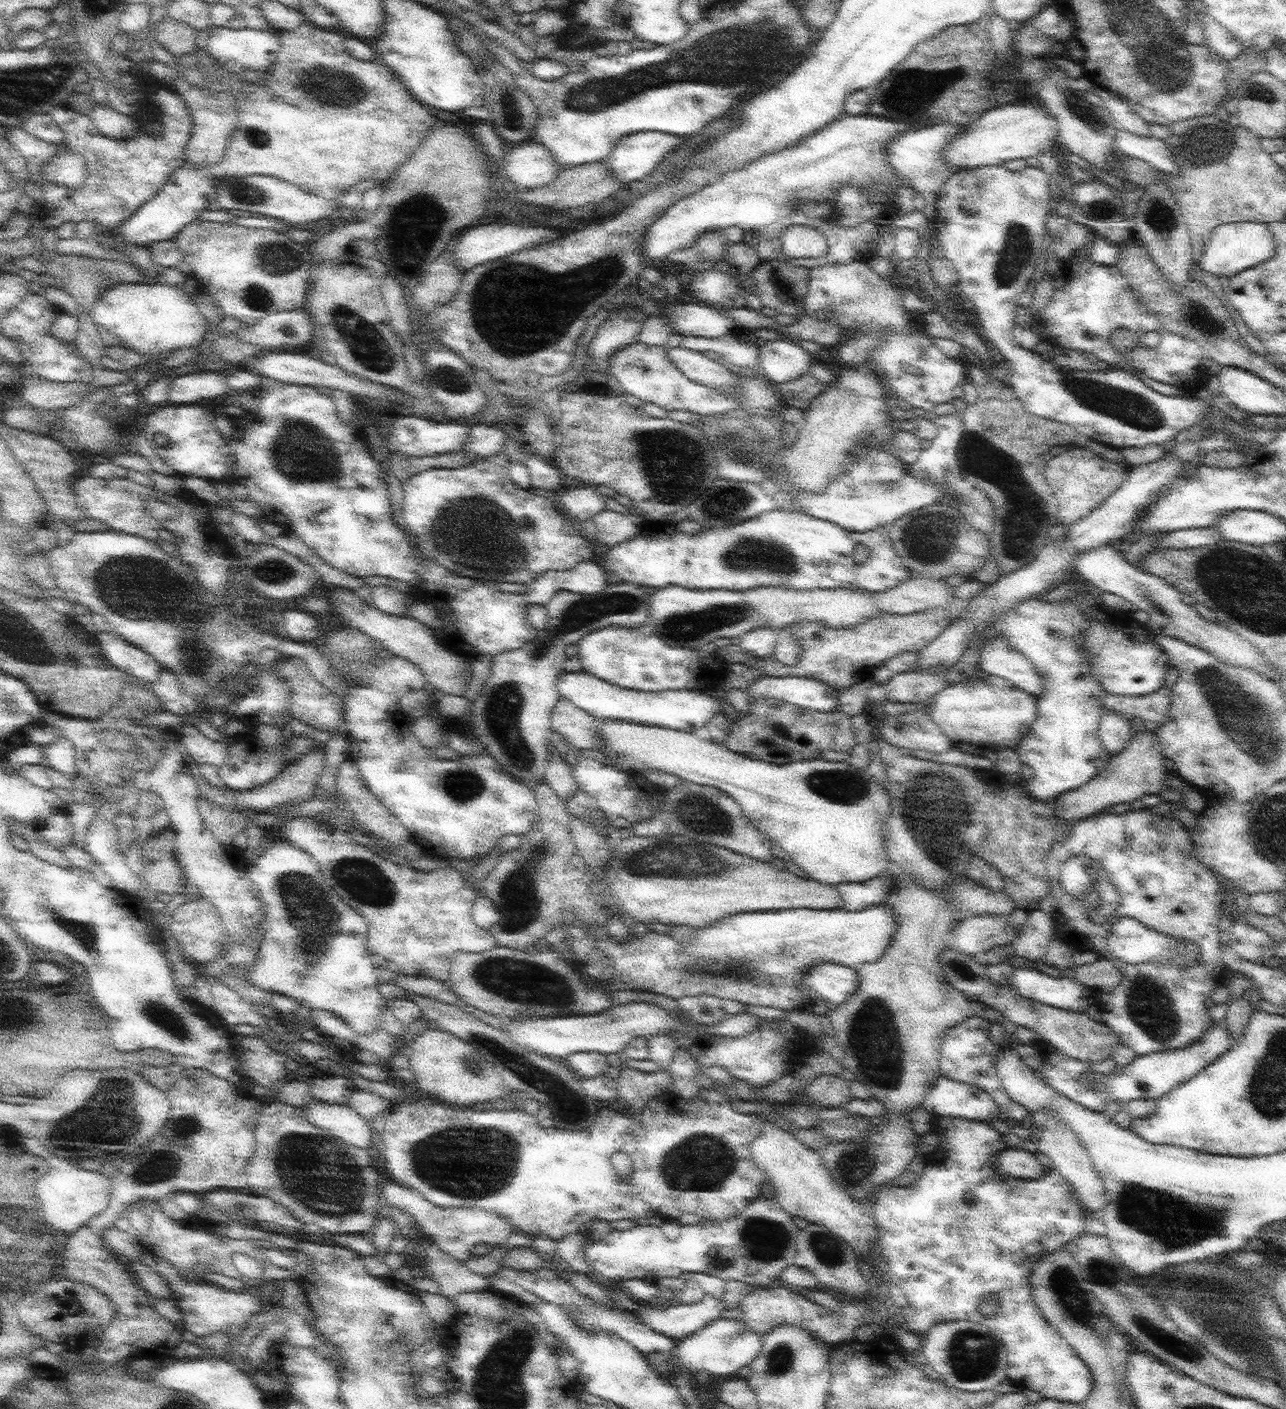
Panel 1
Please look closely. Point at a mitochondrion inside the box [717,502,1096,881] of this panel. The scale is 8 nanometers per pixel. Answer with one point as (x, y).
(928, 541)

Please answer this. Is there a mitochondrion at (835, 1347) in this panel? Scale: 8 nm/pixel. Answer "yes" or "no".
no

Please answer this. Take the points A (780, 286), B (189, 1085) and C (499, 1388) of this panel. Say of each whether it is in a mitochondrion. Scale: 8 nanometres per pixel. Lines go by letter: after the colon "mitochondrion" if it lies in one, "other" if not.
A: mitochondrion
B: other
C: mitochondrion

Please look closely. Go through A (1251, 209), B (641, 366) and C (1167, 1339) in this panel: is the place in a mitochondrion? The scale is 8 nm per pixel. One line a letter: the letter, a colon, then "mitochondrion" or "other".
A: other
B: mitochondrion
C: mitochondrion

